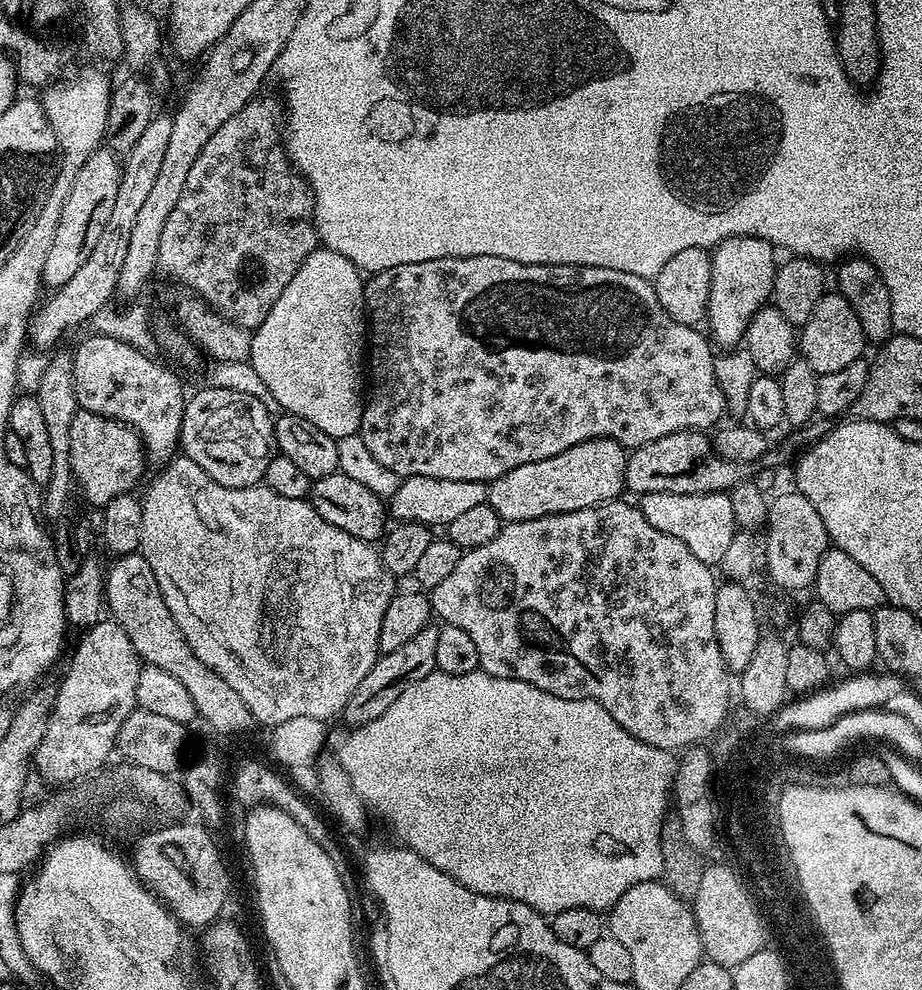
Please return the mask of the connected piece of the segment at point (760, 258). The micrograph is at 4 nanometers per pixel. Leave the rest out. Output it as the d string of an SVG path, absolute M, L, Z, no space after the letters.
M731 236L715 245L711 253L710 302L706 325L711 339L717 345L720 343L721 349L735 349L743 341L750 318L754 318L756 311L769 303L778 267L776 256L777 249L757 236Z

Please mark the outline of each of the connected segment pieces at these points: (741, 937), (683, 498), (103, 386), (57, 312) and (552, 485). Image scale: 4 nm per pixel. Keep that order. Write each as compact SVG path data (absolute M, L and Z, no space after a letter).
M709 863L702 874L702 883L694 901L697 928L700 931L703 955L711 963L721 964L729 970L735 968L736 961L744 959L760 944L760 925L756 913L748 904L740 885L744 882L741 873L727 868L724 864Z
M646 492L639 497L638 507L646 522L670 538L678 538L701 562L719 566L730 542L738 530L734 518L734 506L728 492L699 492L698 494L674 494L673 492Z
M89 334L84 341L72 352L72 369L74 370L74 394L78 398L80 408L86 412L93 412L133 428L141 440L144 441L144 451L147 459L163 466L177 455L182 430L182 414L186 391L178 381L172 377L168 368L159 364L159 359L139 352L134 346L126 342L116 341L112 337Z
M171 115L153 116L150 126L146 126L142 138L138 138L137 144L134 145L134 150L130 150L123 159L118 194L114 197L114 210L110 210L110 218L102 230L102 238L98 238L94 250L90 250L90 258L86 258L82 270L78 270L78 274L74 274L70 282L55 289L51 293L52 297L48 301L45 299L32 313L26 336L33 349L53 349L56 346L54 344L58 343L70 328L76 328L79 324L87 325L94 314L109 307L111 300L108 299L117 293L118 274L122 270L122 261L126 258L126 249L130 243L130 233L133 230L138 209L152 189L158 170L162 166L162 158L170 142L171 125Z
M610 438L578 442L578 446L570 446L570 450L554 454L554 458L542 458L542 462L526 462L526 466L506 470L506 474L488 484L487 504L504 522L522 522L608 504L621 495L620 491L625 491L628 458L625 448Z

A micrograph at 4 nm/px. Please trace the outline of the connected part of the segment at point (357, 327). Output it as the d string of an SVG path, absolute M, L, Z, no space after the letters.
M318 246L302 262L302 266L298 266L298 274L294 274L294 278L290 278L290 282L282 290L282 294L278 294L278 302L274 302L274 306L270 306L270 314L266 314L266 318L252 333L249 361L254 366L254 370L258 370L258 378L264 383L266 390L270 390L274 402L278 402L280 409L287 415L306 418L306 422L314 422L314 426L318 426L318 430L323 430L324 433L330 434L337 442L342 438L359 433L362 414L364 413L364 402L366 399L365 283L366 280L362 275L361 269L354 262L350 262L350 258L346 258L329 248Z

